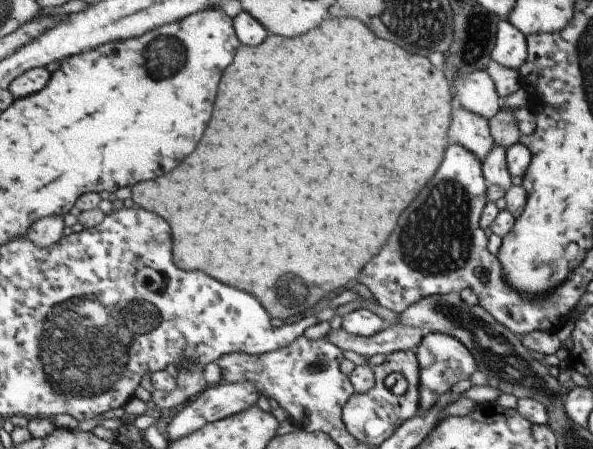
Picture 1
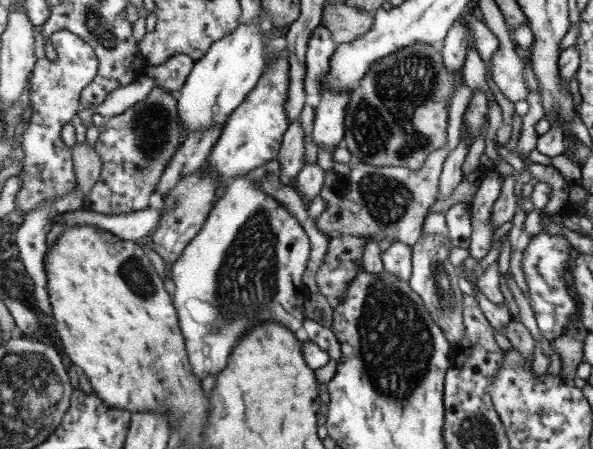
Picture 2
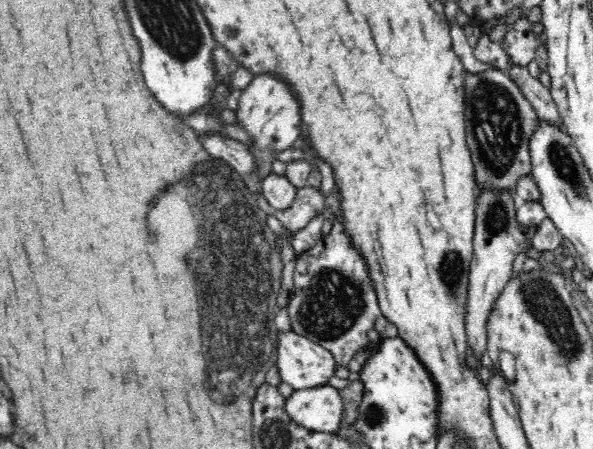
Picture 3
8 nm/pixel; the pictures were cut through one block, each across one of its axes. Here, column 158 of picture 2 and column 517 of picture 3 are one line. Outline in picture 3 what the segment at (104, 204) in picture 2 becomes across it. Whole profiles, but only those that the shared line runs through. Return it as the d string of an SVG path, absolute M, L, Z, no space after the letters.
M498 68L488 69L476 74L465 72L465 139L471 152L471 161L475 172L475 183L480 192L510 192L513 194L516 184L522 176L532 175L530 140L540 128L541 118L532 103L520 91L520 87Z

